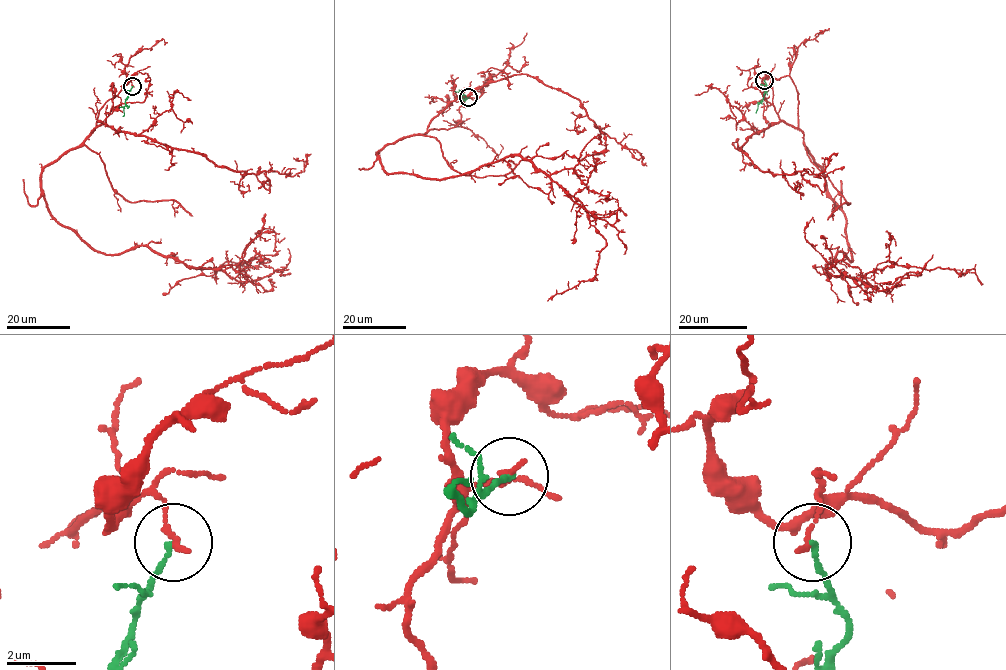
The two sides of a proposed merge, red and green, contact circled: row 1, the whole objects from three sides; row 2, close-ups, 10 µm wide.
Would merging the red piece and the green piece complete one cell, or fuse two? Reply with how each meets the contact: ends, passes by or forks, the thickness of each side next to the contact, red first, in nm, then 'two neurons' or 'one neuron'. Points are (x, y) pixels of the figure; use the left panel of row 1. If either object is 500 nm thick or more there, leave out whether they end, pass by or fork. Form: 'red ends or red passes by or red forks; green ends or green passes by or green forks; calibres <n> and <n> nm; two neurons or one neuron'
red ends; green ends; calibres 150 and 150 nm; two neurons

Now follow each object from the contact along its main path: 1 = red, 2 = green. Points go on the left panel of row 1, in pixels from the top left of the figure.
1: (132, 86), (44, 167), (46, 207), (106, 254), (147, 246), (201, 269), (270, 260), (226, 261), (211, 275)
2: (132, 86), (123, 116)

